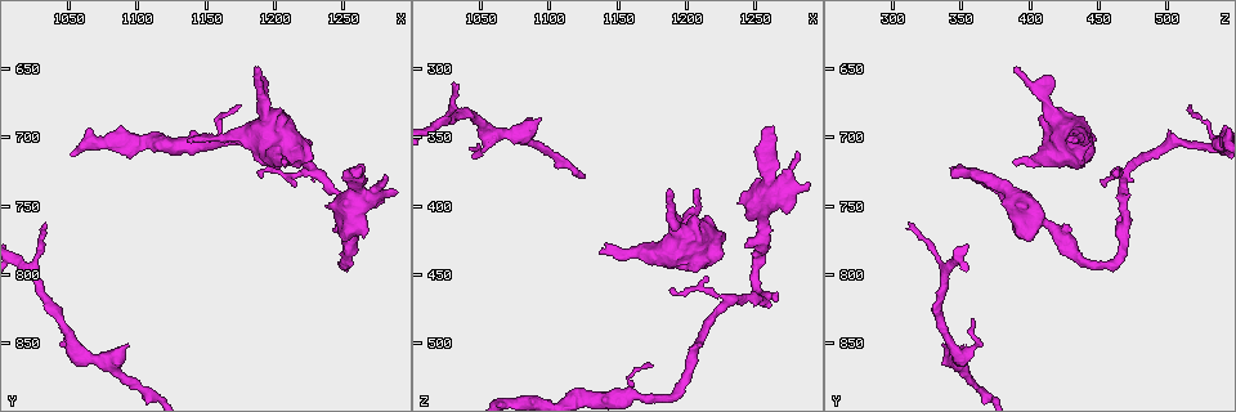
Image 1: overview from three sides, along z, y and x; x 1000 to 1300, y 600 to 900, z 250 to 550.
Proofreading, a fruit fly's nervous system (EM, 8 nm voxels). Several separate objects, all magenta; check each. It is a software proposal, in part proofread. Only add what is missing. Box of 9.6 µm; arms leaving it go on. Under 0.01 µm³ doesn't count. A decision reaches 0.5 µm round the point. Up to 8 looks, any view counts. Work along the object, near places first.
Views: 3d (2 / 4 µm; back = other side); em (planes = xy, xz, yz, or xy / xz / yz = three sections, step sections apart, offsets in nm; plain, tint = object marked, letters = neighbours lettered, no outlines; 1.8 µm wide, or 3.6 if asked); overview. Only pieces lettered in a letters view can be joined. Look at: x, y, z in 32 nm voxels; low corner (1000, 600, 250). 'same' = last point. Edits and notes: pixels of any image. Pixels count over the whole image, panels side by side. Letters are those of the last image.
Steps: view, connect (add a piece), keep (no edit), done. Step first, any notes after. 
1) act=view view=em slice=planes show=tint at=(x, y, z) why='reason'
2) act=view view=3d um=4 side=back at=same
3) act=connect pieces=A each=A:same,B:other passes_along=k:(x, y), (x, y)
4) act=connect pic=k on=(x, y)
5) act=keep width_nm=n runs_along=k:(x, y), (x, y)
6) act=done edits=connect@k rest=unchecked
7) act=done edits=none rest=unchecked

act=view view=em slice=xy step=16 show=letters at=(1208, 718, 390) why='branch stops here'

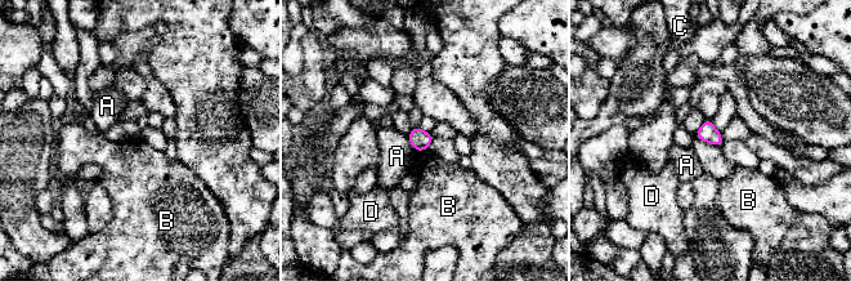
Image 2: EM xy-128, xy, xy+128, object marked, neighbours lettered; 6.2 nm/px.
act=keep each=A:other,B:other,C:other,D:other border=2:(428, 150), (416, 152) found='no lettered piece goes on from it'

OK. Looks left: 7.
act=view view=em slice=planes show=plain at=(1192, 668, 406) why='thick turns thin'

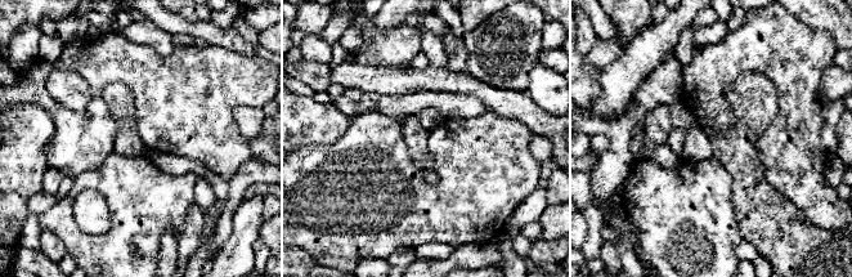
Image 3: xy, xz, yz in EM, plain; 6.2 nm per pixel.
act=view view=em slice=planes show=tint at=same why='with the object marked'

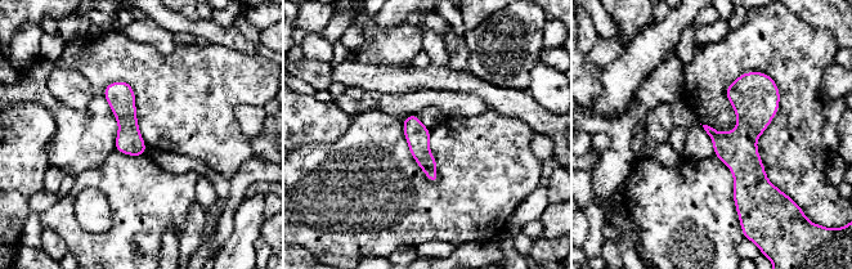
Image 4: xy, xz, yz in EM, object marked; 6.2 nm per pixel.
act=view view=em slice=planes show=letters at=same why='what lies round it'

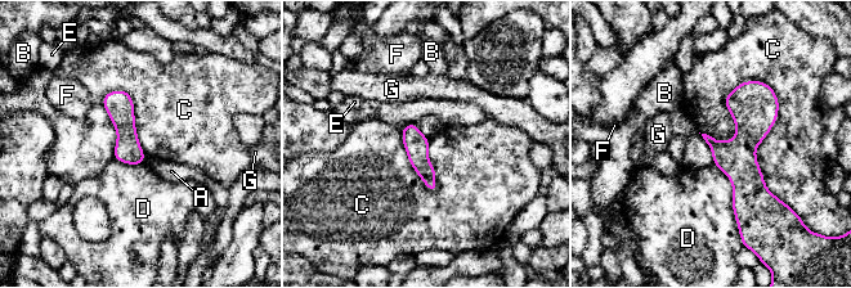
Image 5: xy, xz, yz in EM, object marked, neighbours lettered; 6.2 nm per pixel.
act=keep width_nm=150 each=A:other,B:other,C:other,D:other,E:other,F:other,G:other runs_along=5:(760, 84), (744, 142), (742, 216) found='no lettered piece goes on from it'

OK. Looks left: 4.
act=view view=3d um=4 at=(1136, 700, 430) why='branch stops here'

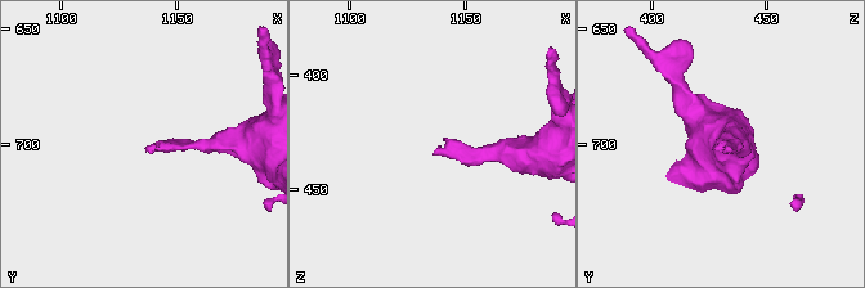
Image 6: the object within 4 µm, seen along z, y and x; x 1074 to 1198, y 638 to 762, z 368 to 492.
act=view view=em slice=planes show=letters at=(1138, 701, 433)

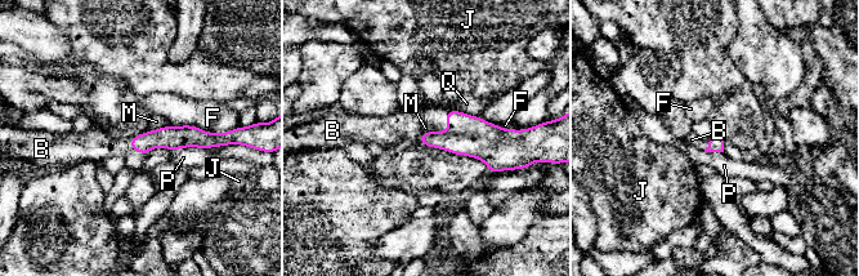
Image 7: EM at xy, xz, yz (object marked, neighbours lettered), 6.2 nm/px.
act=connect pieces=B each=B:same,F:other,J:other,M:other,P:other,Q:other found='the neuron continues'

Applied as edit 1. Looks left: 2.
act=done edits=connect@7 rest=unchecked

